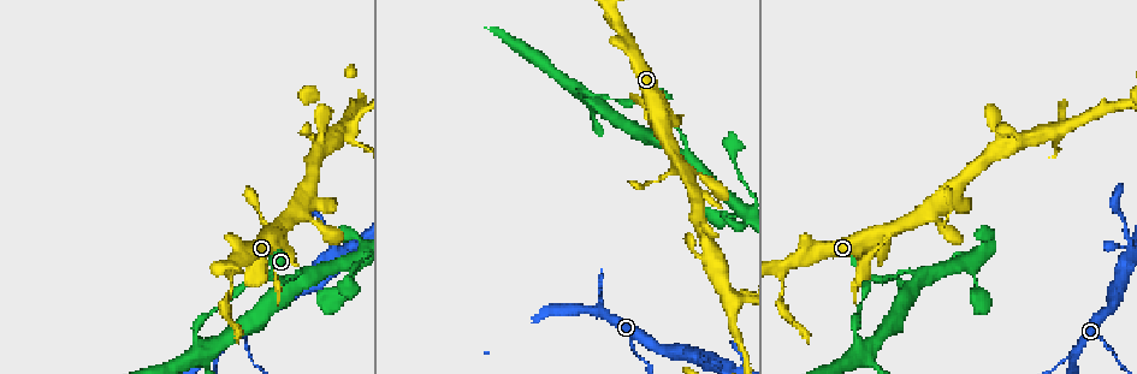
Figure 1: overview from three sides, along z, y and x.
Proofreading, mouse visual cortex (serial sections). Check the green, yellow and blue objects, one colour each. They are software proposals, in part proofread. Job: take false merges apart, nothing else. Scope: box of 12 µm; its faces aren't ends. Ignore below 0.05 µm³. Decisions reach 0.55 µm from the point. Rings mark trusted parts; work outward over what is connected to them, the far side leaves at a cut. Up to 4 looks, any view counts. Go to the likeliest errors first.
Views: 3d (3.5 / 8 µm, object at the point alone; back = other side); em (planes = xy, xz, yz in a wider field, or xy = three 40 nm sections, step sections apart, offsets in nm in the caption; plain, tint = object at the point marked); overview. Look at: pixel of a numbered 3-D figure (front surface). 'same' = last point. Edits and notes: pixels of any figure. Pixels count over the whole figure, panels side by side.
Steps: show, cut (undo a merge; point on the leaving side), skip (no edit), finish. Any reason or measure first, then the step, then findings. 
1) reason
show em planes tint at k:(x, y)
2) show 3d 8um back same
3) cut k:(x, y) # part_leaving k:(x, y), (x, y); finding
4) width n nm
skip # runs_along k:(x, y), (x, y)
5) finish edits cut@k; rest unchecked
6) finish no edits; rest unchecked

four arms meet
show 3d 3.5um at 1:(727, 301)

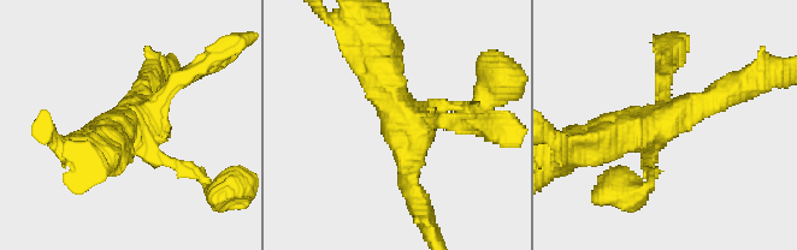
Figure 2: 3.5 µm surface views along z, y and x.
arms 4; arm_widths 200, 200, 300, 500 nm
show em xy step 5 tint at 2:(400, 120)

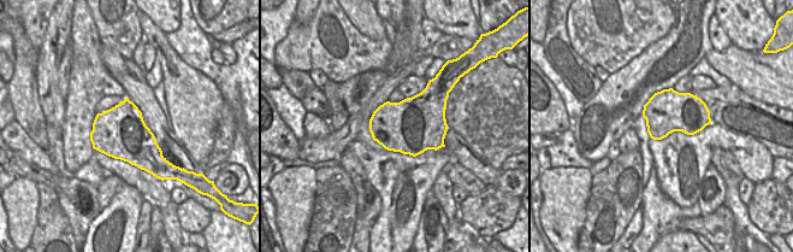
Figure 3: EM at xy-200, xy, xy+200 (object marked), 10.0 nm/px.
skip # runs_along 2:(595, 142), (731, 90); continuous, no second cell

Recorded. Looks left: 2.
branch point
show 3d 3.5um back at 1:(1075, 355)

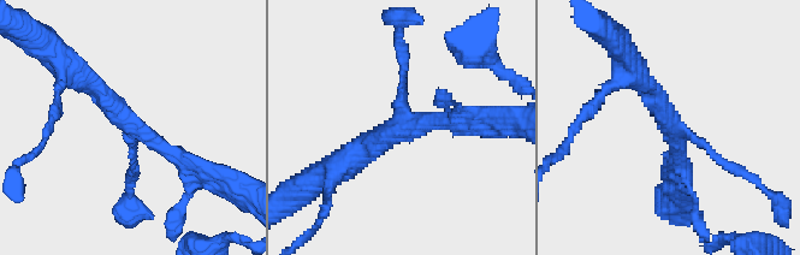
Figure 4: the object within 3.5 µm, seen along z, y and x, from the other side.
arms 3; arm_widths 100, 250, 250 nm; need the tissue
show em planes tint at 4:(672, 124)

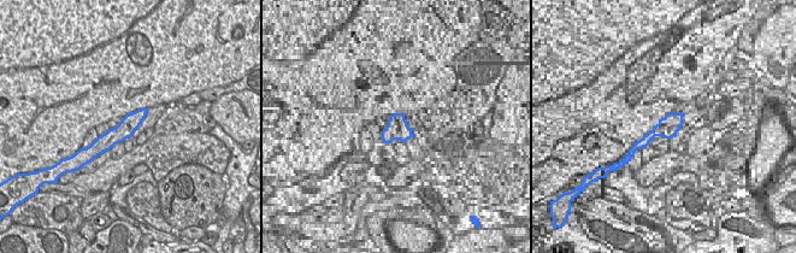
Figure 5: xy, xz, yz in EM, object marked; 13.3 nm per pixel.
skip # runs_along 4:(72, 69), (153, 142), (197, 168); continuous, no second cell

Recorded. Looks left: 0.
finish no edits; rest unchecked

